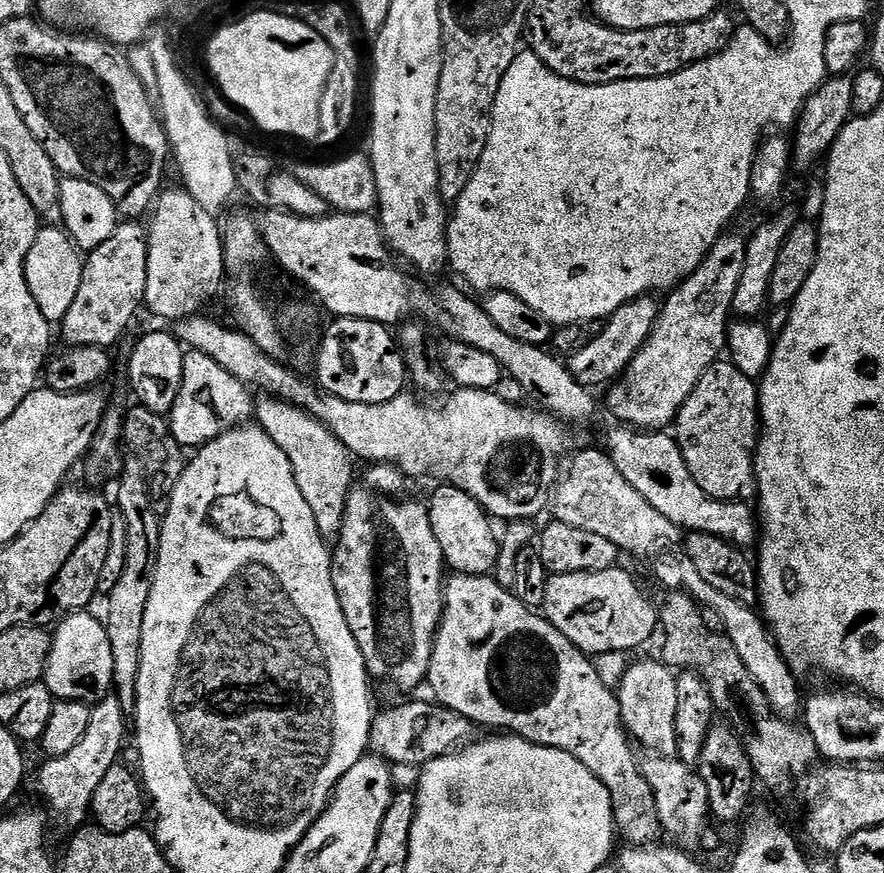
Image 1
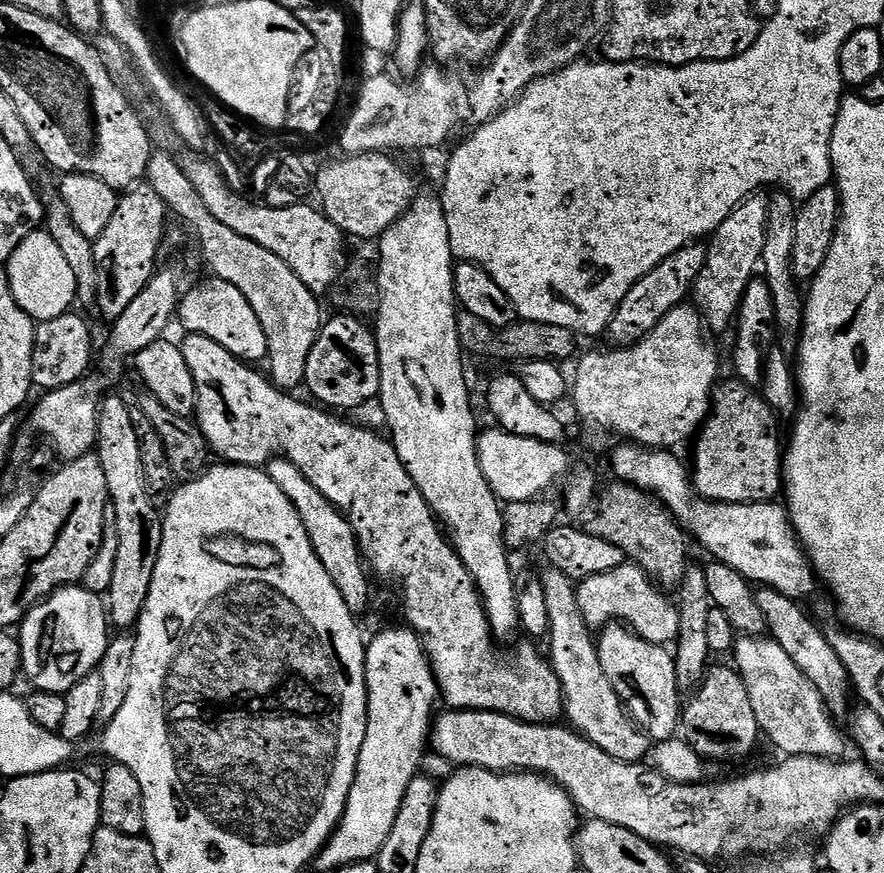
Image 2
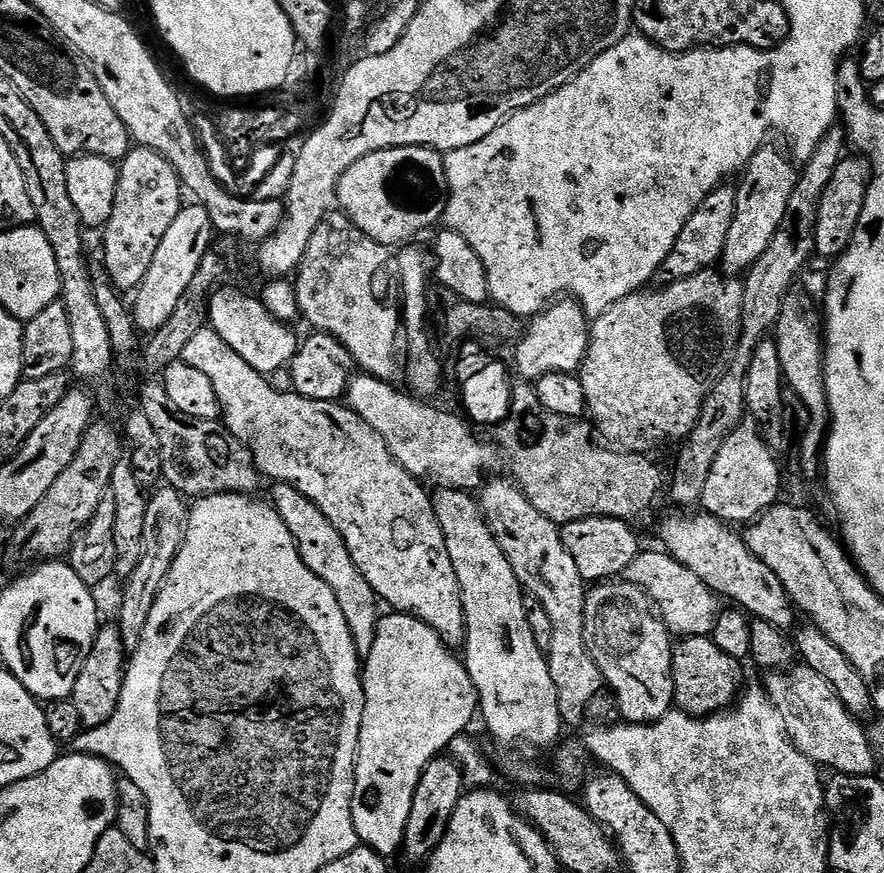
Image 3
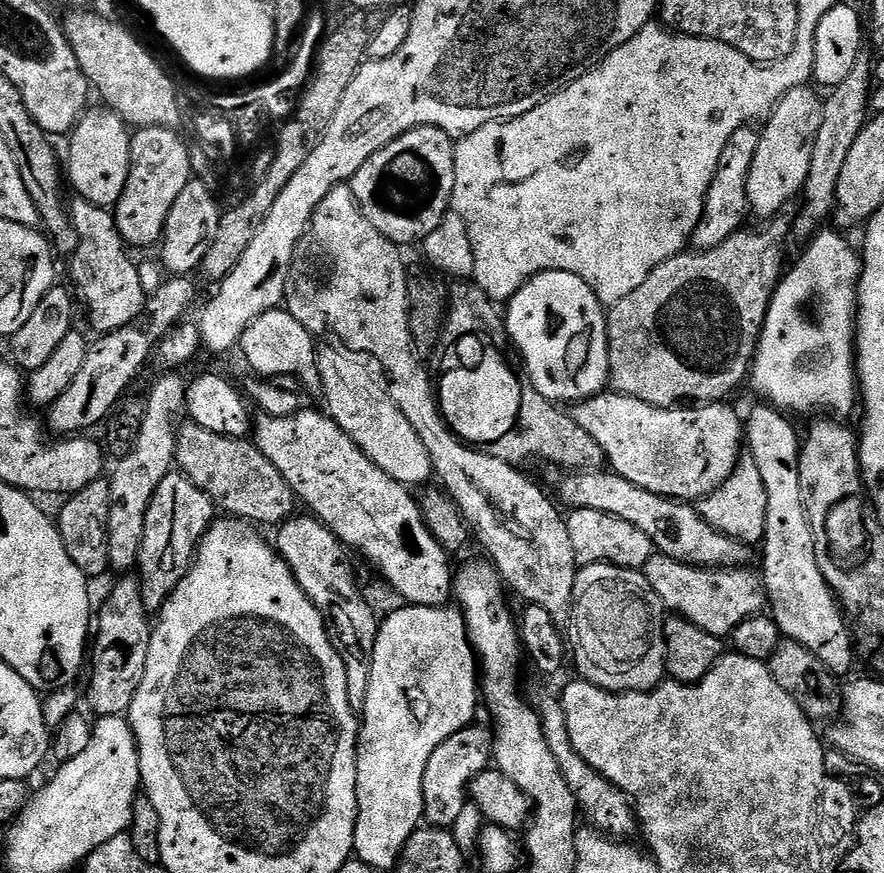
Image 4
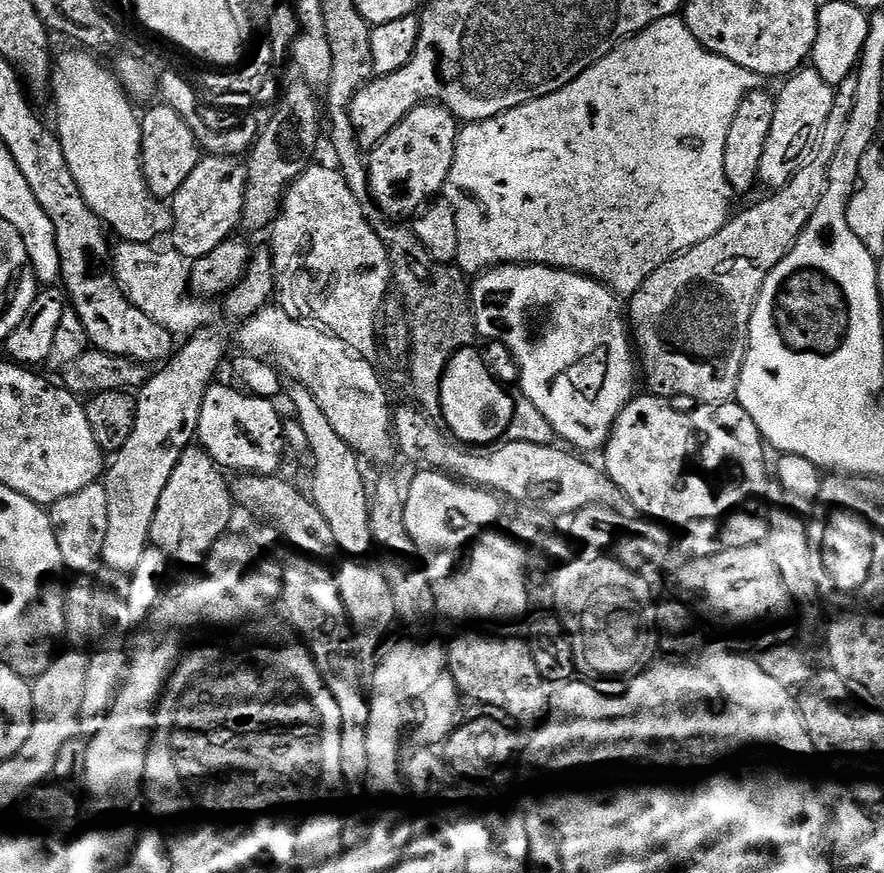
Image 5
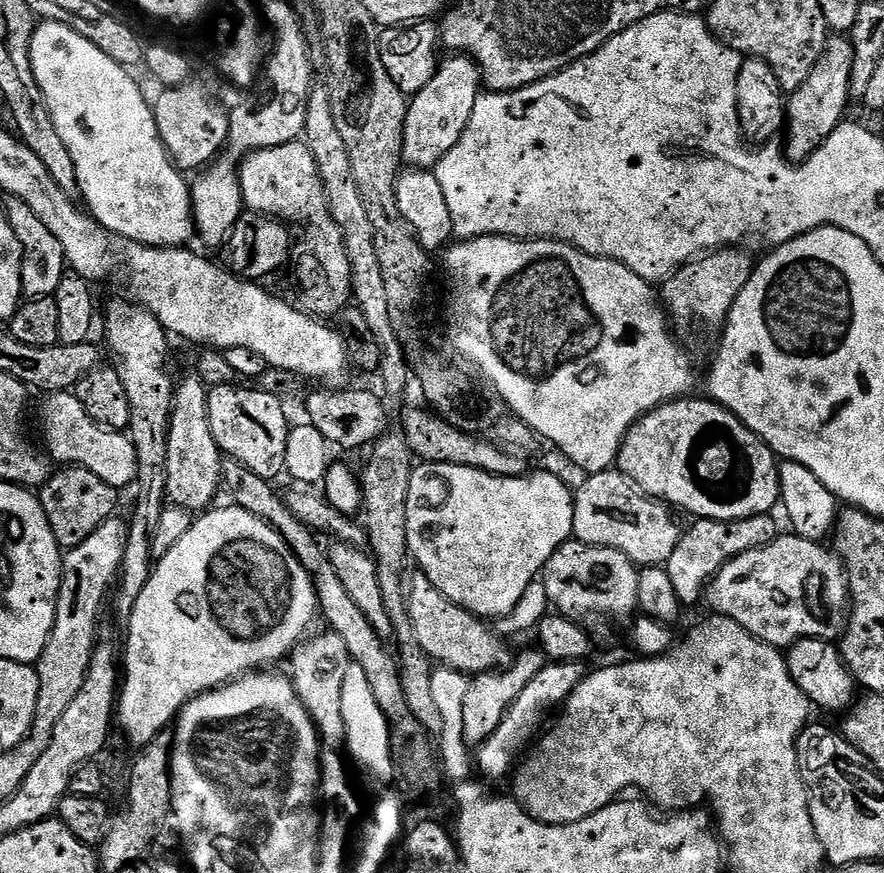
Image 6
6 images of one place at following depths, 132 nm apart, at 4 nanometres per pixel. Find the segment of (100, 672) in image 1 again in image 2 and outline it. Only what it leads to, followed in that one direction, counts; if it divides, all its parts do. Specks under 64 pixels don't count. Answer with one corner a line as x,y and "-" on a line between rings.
82,586
58,588
28,611
18,625
23,675
41,692
66,693
99,669
108,649
110,625
106,604

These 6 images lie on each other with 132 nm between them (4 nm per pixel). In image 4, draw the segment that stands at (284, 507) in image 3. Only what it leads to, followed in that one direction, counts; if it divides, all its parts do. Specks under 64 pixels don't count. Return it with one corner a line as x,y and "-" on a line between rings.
293,515
275,529
274,547
290,566
298,586
302,586
310,602
314,602
314,606
322,614
330,642
334,650
338,650
345,666
348,696
354,702
360,702
363,701
365,689
370,682
378,616
372,613
367,598
356,585
356,574
348,561
349,549
315,516
303,515

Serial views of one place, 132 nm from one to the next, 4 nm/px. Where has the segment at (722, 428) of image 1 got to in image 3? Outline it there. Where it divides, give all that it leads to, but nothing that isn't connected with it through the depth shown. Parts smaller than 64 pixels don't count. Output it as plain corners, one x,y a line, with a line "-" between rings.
751,418
743,419
718,451
706,481
706,490
702,490
699,507
726,524
747,525
781,499
782,464
776,460
779,460
777,453
764,440
760,425

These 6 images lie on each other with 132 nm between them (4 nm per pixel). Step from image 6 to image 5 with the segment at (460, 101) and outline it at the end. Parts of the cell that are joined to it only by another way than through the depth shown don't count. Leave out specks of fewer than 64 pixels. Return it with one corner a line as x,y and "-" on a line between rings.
419,104
386,134
381,144
371,149
367,157
368,191
385,217
415,217
445,191
456,153
457,135
458,121
451,110
442,104

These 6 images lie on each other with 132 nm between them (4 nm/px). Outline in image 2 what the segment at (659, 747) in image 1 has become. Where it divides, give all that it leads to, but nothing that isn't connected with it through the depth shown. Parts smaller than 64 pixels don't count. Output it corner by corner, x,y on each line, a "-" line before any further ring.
620,622
599,633
598,647
602,670
606,670
606,678
610,678
610,686
620,695
629,716
637,722
648,720
646,731
653,741
673,739
682,724
682,689
676,682
673,653
663,644
646,642

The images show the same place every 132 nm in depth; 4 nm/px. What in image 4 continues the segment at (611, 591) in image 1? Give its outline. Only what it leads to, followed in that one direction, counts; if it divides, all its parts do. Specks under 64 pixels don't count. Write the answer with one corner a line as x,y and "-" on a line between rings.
654,554
648,565
642,569
644,577
658,594
661,604
669,613
694,622
706,634
721,638
731,637
732,631
746,618
761,615
766,608
764,581
752,573
748,566
739,568
695,568
693,564
683,564
669,556

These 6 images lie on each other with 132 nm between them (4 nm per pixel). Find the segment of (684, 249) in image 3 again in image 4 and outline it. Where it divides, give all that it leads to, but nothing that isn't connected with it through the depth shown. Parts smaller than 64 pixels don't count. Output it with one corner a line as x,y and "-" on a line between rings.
752,126
734,130
722,150
722,158
718,158
718,170
714,170
714,182
710,182
710,190
706,194
706,202
702,210
702,218
698,226
694,226
690,244
693,249
705,252
714,250
714,246
722,246
726,238
745,227
744,219
749,219
750,209
746,194
746,178
750,178
750,166
754,166
754,154
758,154
760,132

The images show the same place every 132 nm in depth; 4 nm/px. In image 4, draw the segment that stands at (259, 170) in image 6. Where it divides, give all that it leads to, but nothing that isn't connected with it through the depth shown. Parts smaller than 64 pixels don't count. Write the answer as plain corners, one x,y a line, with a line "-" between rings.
339,184
316,207
314,218
306,234
294,250
292,265
286,278
284,304
290,315
298,320
316,338
332,336
331,343
348,354
360,358
369,356
384,367
388,375
386,389
394,406
406,416
407,422
422,440
432,459
435,479
440,479
443,491
456,503
457,510
468,525
474,540
477,540
496,565
501,580
512,588
528,604
542,606
550,614
560,618
572,607
574,582
578,565
574,558
574,546
570,546
570,530
565,513
531,480
520,473
514,464
507,464
502,458
494,458
486,450
469,446
459,439
441,415
438,392
434,380
424,369
425,361
417,356
412,342
410,318
408,317
408,277
404,272
401,249
392,240
387,240
366,218
360,203
354,198
348,184

